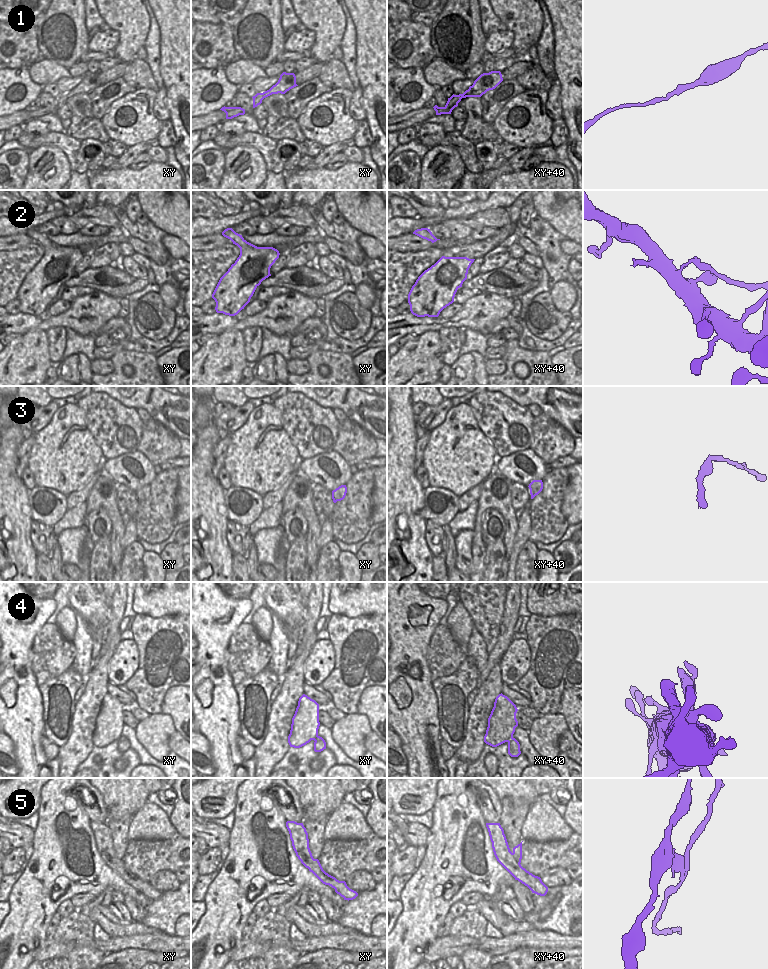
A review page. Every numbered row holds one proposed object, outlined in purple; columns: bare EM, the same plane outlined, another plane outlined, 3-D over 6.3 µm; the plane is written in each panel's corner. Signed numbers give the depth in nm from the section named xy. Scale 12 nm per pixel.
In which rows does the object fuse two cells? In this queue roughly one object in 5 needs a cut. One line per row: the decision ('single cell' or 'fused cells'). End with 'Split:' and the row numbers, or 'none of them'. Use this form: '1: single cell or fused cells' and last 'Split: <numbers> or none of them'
1: single cell
2: fused cells
3: single cell
4: single cell
5: fused cells
Split: 2, 5

